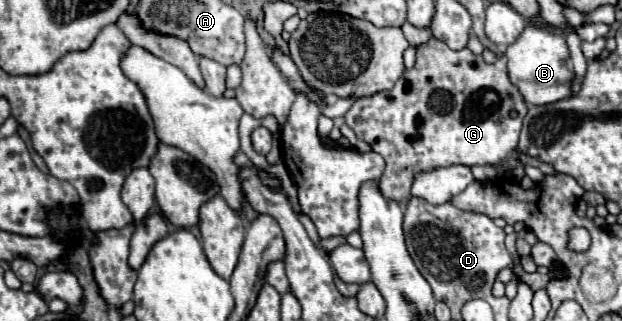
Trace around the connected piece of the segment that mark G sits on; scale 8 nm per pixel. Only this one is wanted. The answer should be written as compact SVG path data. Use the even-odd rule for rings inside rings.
M432 36L426 44L416 48L414 68L404 70L392 90L358 98L344 118L354 134L386 160L386 170L378 180L384 196L392 200L408 200L412 178L418 172L452 164L486 166L514 156L526 112L526 102L520 90L508 80L504 68L484 62L482 56L472 54L468 48L452 50L446 42Z

